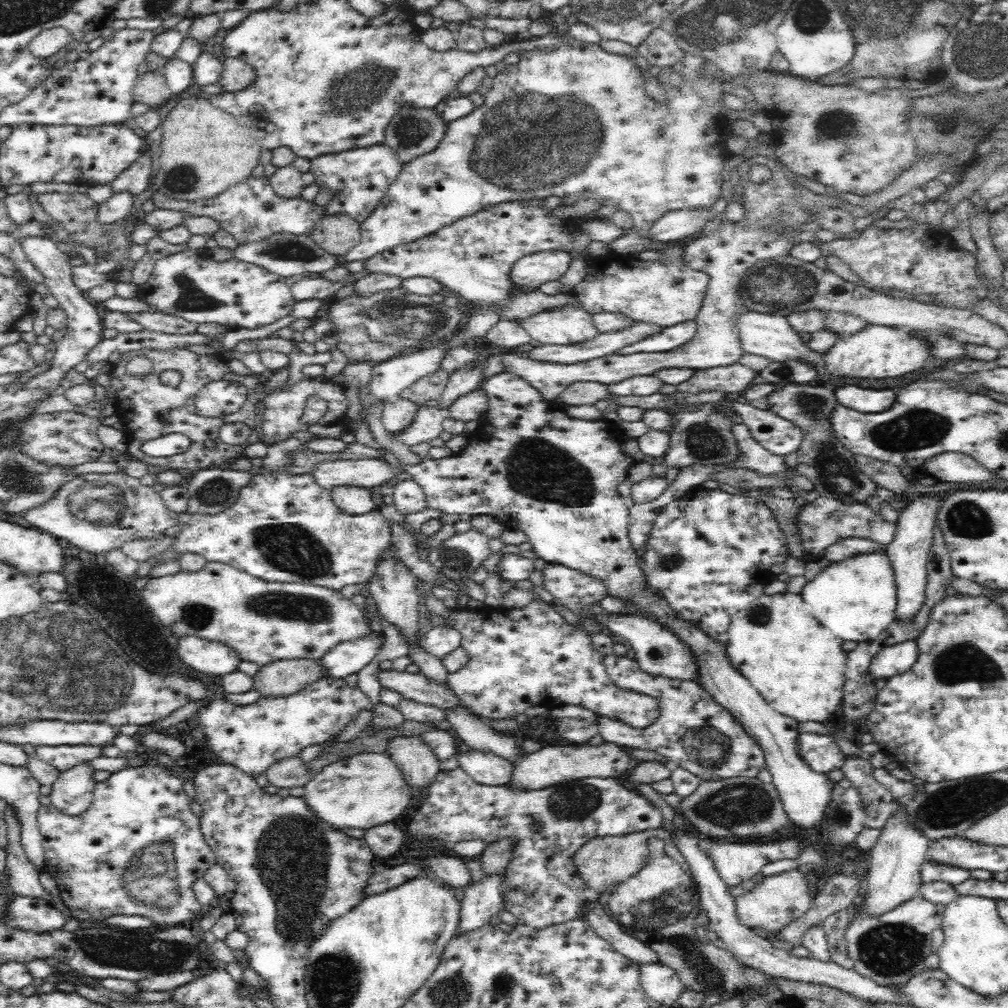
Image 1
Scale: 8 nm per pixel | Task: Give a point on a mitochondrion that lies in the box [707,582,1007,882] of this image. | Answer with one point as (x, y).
(952, 663)

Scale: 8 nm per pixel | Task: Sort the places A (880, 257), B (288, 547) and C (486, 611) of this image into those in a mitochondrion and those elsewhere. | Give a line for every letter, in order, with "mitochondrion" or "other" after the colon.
A: other
B: mitochondrion
C: other

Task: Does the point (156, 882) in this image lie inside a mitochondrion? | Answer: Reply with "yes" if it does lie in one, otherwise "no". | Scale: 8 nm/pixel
yes

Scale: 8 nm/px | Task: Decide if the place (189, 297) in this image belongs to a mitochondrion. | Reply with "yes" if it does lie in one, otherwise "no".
yes

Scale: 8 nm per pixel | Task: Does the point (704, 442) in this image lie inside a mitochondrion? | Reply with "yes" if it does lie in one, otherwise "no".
yes

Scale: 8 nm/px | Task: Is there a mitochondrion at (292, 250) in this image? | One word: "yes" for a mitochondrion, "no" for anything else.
yes

